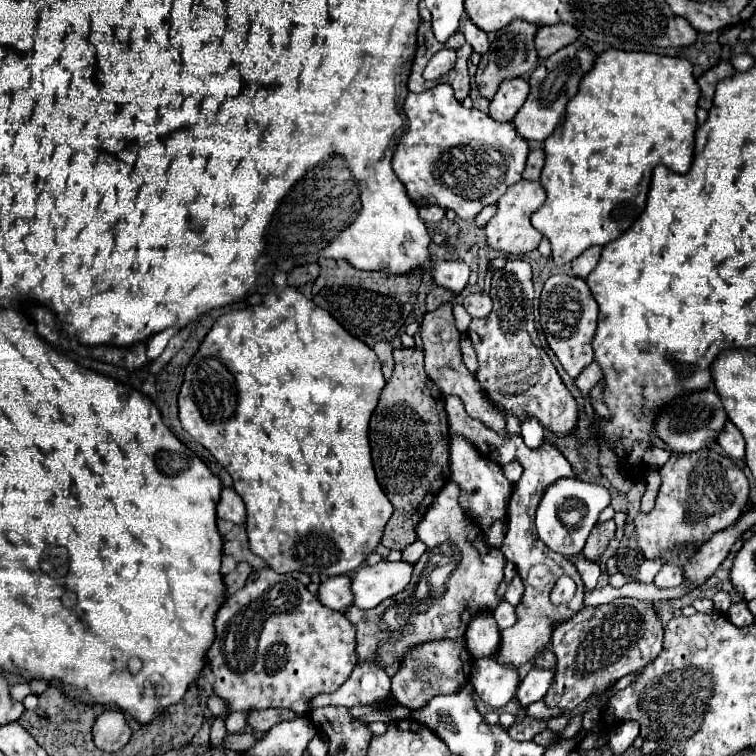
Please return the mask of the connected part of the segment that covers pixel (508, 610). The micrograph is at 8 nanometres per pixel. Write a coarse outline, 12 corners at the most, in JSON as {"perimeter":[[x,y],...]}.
{"perimeter":[[501,601],[493,617],[499,629],[517,621],[515,607]]}

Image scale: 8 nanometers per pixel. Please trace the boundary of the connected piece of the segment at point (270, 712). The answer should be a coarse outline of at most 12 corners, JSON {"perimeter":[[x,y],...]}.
{"perimeter":[[279,709],[249,711],[247,725],[265,733],[281,721]]}

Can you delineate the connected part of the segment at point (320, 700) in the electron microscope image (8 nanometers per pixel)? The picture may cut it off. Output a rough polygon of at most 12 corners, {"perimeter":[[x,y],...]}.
{"perimeter":[[375,663],[351,677],[313,707],[357,707],[383,701],[391,679]]}

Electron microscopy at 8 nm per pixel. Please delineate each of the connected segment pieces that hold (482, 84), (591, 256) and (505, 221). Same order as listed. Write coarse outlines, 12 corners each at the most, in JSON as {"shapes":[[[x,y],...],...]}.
{"shapes":[[[511,21],[481,57],[475,83],[491,99],[499,81],[539,63],[537,25]],[[591,247],[571,263],[573,275],[585,279],[601,257],[601,247]],[[519,181],[497,201],[487,247],[521,257],[543,235],[529,217],[543,205],[539,181]]]}

